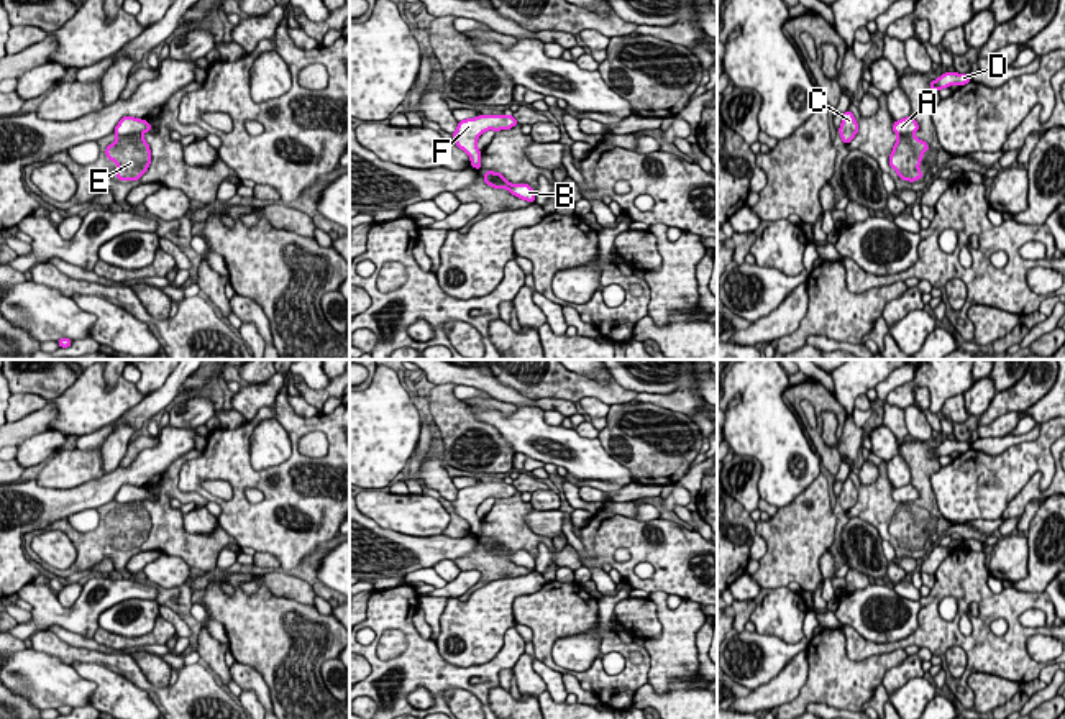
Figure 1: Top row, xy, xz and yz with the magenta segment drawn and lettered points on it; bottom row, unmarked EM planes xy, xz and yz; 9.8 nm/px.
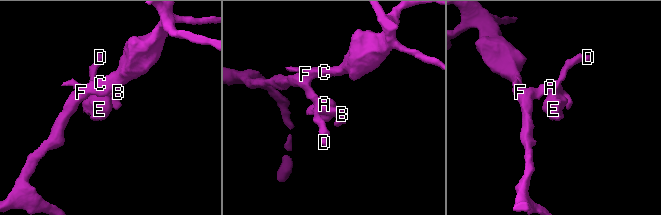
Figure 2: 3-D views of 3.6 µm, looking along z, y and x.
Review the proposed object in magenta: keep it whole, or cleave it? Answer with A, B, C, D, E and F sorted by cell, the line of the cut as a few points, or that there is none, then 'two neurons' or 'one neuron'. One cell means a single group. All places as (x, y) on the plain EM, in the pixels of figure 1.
A B C D F / E; cut in xy along (140, 501), (117, 504); two neurons

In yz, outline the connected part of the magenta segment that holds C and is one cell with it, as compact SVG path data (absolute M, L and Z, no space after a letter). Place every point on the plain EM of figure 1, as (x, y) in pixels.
M850 478L843 481L839 501L845 512L850 511L858 501L858 491Z

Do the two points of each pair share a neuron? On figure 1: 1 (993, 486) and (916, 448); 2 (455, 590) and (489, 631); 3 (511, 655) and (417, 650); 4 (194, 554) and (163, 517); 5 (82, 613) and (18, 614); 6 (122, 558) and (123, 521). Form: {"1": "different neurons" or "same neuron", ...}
{"1": "different neurons", "2": "different neurons", "3": "same neuron", "4": "same neuron", "5": "different neurons", "6": "same neuron"}

